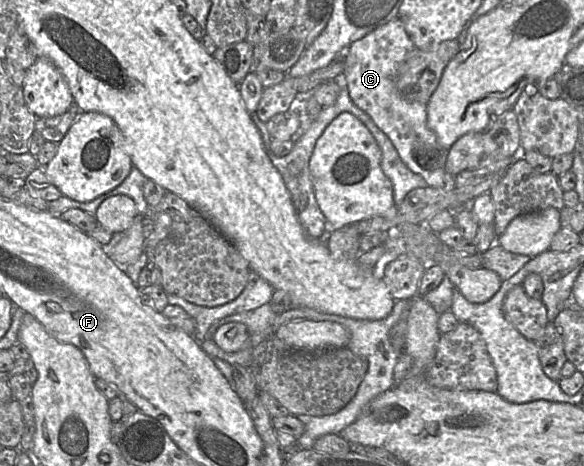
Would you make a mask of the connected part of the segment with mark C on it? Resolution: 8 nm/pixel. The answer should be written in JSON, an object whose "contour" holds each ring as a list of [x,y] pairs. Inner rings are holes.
{"contour":[[[397,17],[379,26],[363,38],[351,43],[346,51],[343,79],[353,103],[364,111],[382,130],[396,148],[401,160],[415,174],[420,175],[432,188],[451,191],[455,189],[455,176],[446,171],[448,150],[437,141],[435,133],[427,125],[427,104],[408,102],[397,91],[395,80],[399,66],[415,48],[403,23]]]}

